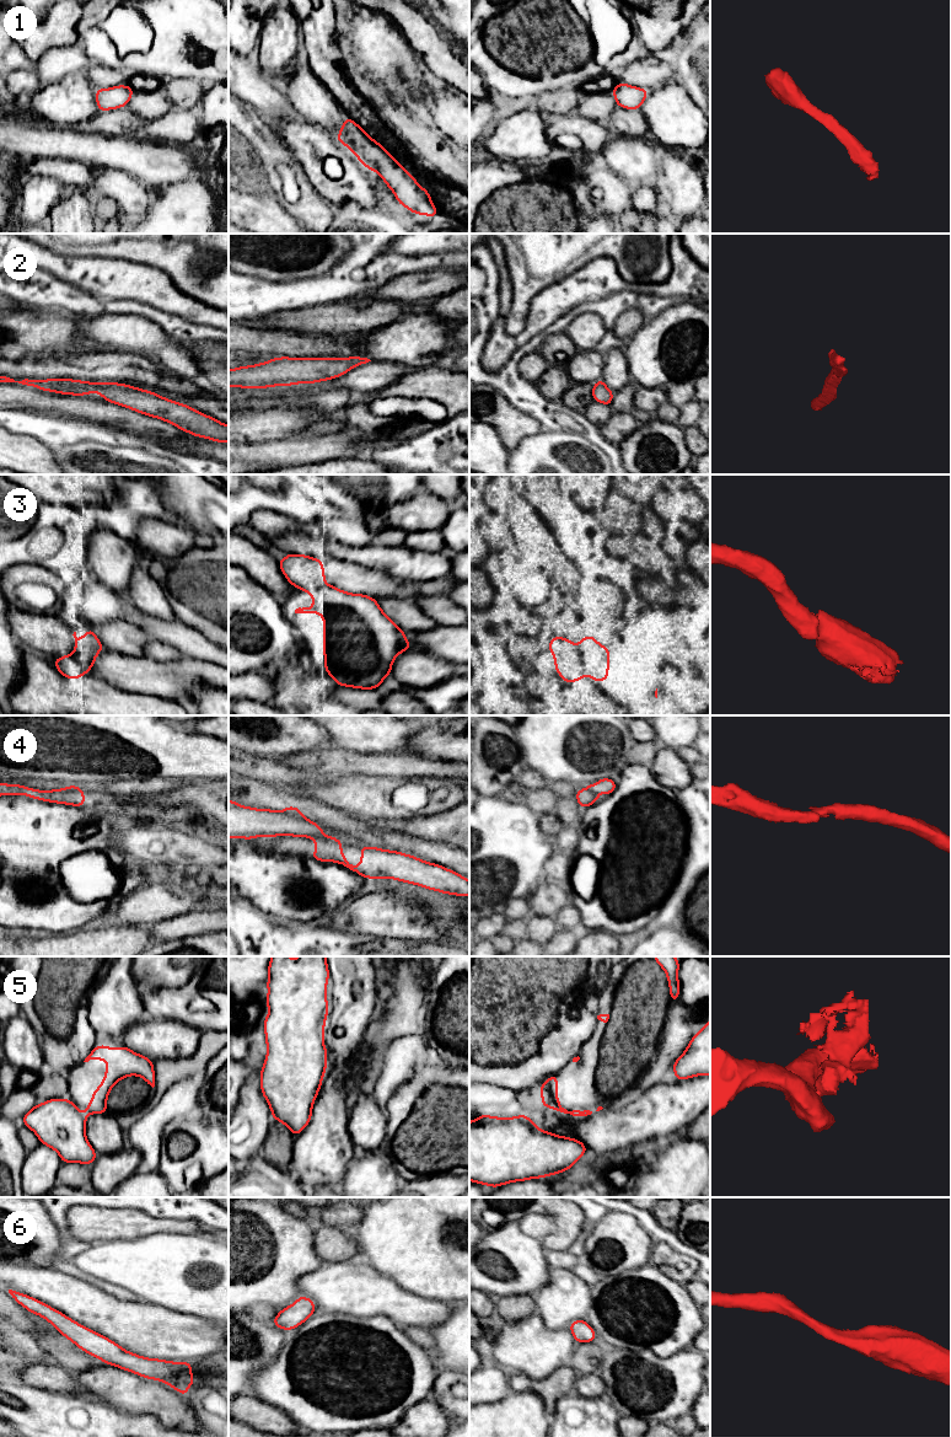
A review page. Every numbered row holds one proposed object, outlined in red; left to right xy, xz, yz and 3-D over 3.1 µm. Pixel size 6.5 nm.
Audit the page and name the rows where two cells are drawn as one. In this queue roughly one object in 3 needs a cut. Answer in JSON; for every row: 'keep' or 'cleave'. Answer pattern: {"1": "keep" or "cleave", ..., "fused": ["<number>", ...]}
{"1": "keep", "2": "keep", "3": "cleave", "4": "cleave", "5": "cleave", "6": "keep", "fused": ["3", "4", "5"]}

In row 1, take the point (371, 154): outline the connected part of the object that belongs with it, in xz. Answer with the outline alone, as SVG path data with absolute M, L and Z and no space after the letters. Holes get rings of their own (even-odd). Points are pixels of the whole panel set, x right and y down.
M345 117L339 133L334 138L345 145L362 166L381 176L398 204L413 214L426 214L429 219L439 214L439 209L431 203L430 193L420 187L417 179L353 119Z

